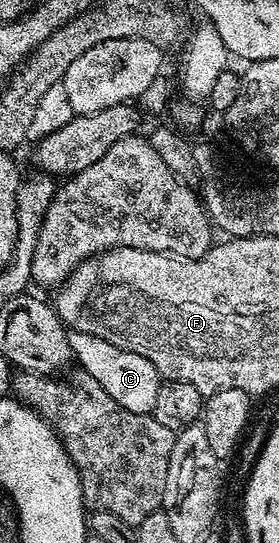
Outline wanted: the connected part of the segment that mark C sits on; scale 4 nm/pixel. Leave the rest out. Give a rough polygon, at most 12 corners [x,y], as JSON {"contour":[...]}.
{"contour":[[68,331],[73,360],[122,409],[151,415],[162,376],[138,353]]}

